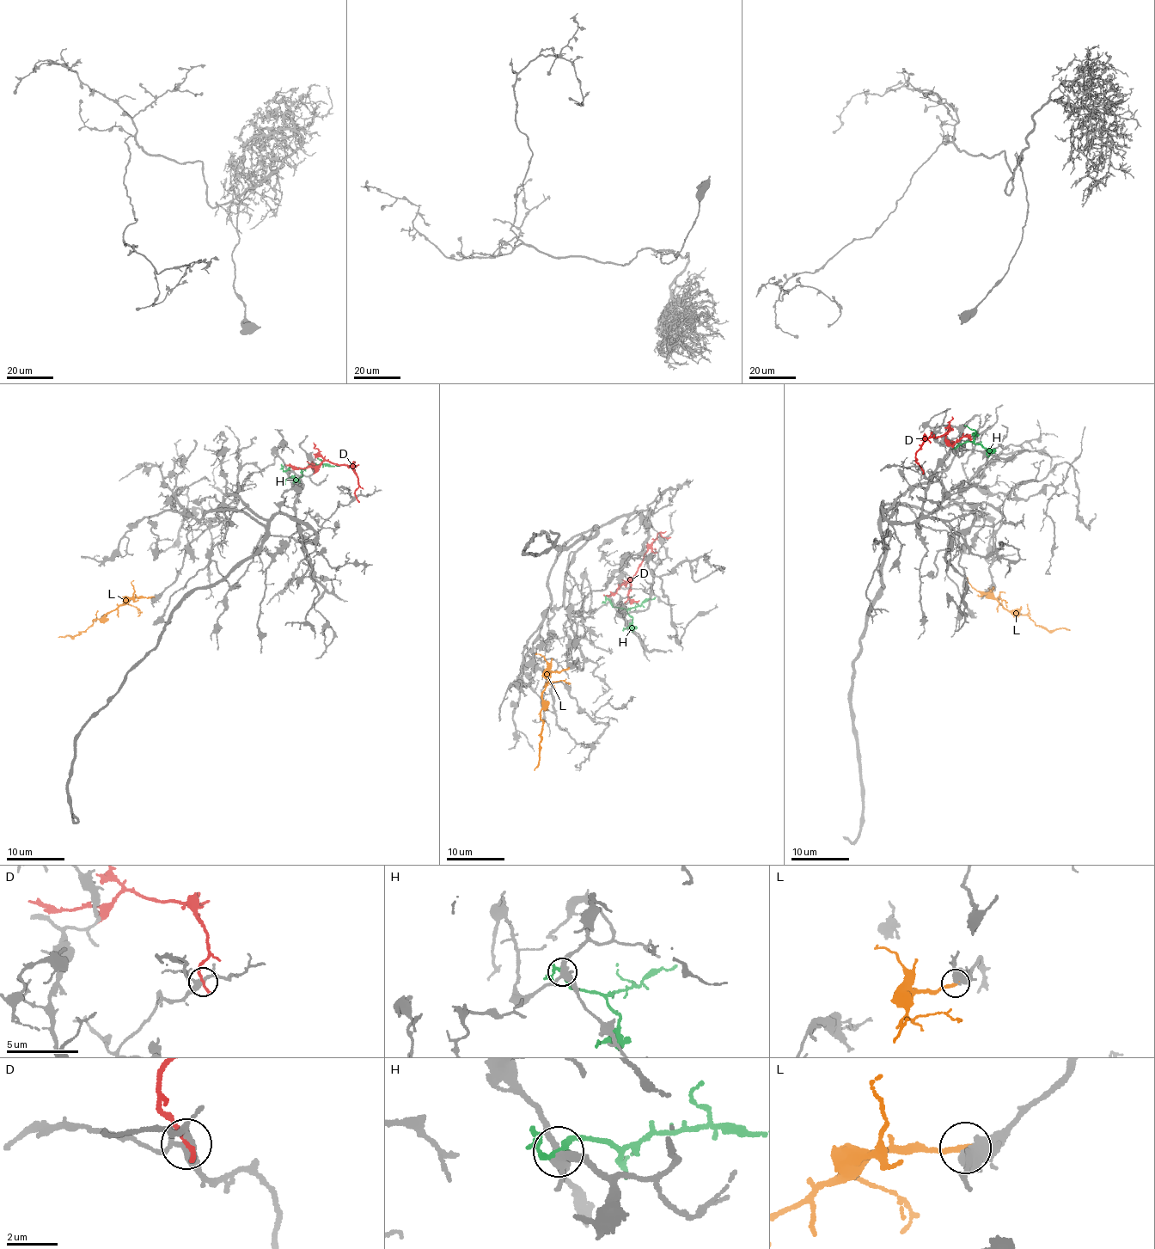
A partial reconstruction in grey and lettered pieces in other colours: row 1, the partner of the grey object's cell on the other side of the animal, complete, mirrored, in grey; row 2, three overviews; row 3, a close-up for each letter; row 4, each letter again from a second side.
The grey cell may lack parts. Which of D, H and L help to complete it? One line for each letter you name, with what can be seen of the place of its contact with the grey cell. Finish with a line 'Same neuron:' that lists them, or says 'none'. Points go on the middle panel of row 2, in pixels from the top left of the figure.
L: contact (567, 668)
Same neuron: L

